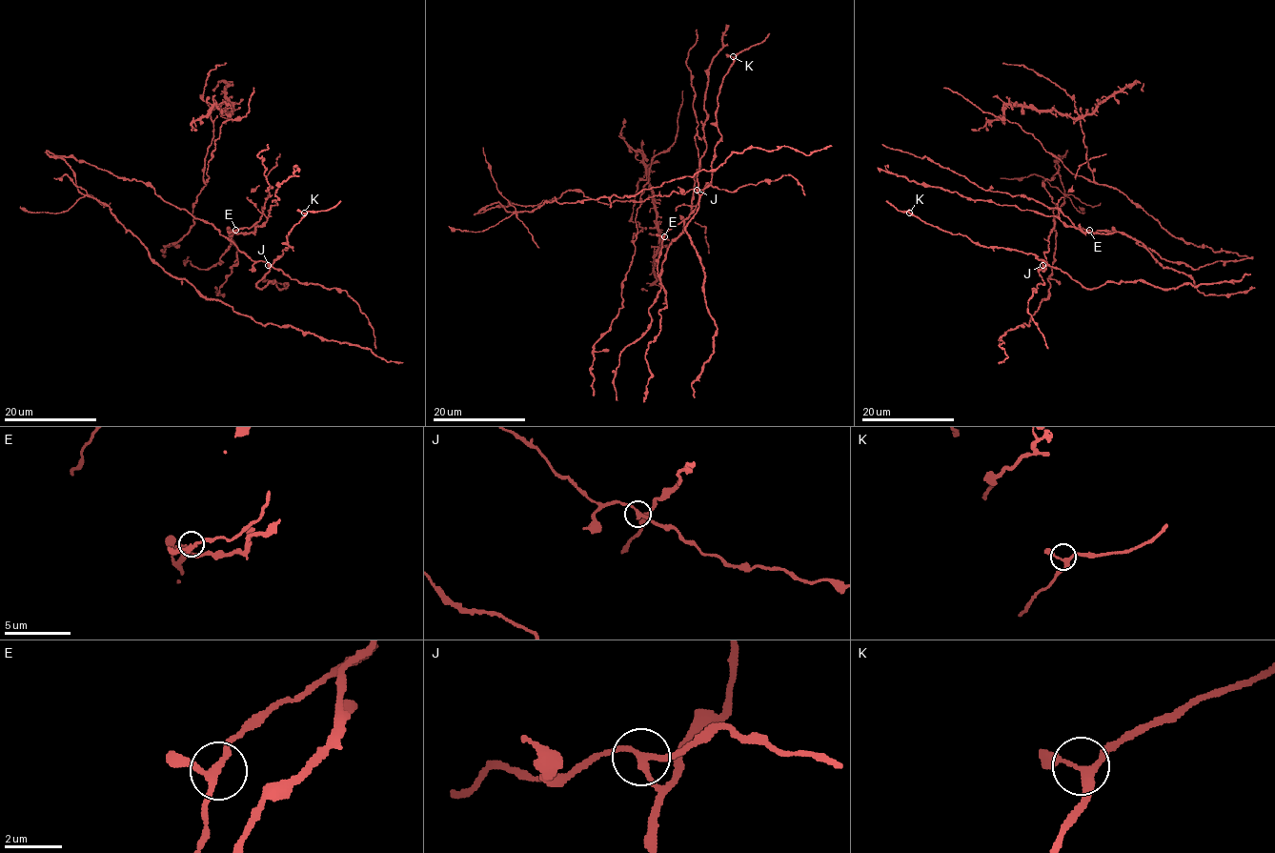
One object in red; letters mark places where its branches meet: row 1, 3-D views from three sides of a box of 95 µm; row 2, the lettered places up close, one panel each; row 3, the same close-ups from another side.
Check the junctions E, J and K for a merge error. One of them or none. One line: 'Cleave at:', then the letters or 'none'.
Cleave at: J

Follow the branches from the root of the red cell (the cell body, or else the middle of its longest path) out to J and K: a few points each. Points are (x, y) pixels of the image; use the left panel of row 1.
J: (232, 241), (252, 260), (264, 261), (268, 264)
K: (232, 241), (252, 260), (270, 266), (286, 247), (292, 247), (288, 235), (304, 213)

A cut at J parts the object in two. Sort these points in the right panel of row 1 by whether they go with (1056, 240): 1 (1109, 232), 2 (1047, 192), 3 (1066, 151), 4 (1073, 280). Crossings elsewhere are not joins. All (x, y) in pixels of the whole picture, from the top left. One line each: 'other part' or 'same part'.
1: other part
2: same part
3: same part
4: other part

